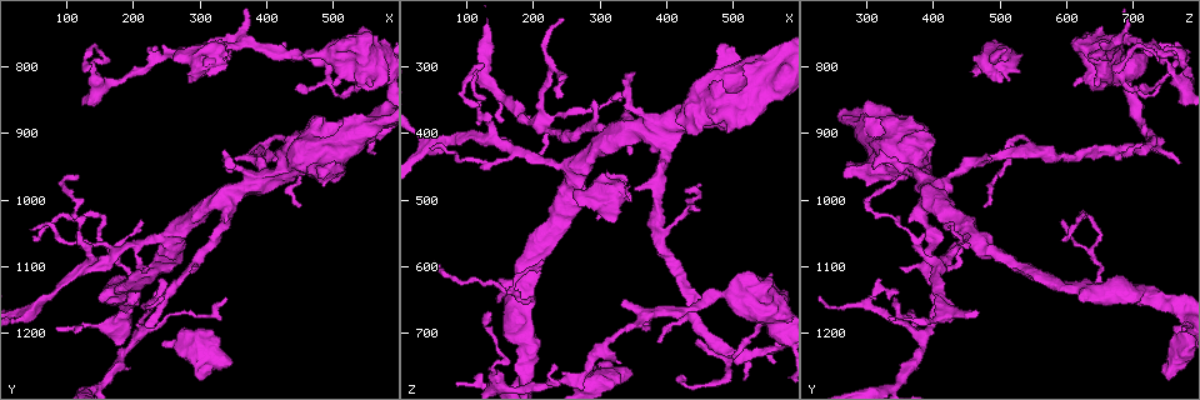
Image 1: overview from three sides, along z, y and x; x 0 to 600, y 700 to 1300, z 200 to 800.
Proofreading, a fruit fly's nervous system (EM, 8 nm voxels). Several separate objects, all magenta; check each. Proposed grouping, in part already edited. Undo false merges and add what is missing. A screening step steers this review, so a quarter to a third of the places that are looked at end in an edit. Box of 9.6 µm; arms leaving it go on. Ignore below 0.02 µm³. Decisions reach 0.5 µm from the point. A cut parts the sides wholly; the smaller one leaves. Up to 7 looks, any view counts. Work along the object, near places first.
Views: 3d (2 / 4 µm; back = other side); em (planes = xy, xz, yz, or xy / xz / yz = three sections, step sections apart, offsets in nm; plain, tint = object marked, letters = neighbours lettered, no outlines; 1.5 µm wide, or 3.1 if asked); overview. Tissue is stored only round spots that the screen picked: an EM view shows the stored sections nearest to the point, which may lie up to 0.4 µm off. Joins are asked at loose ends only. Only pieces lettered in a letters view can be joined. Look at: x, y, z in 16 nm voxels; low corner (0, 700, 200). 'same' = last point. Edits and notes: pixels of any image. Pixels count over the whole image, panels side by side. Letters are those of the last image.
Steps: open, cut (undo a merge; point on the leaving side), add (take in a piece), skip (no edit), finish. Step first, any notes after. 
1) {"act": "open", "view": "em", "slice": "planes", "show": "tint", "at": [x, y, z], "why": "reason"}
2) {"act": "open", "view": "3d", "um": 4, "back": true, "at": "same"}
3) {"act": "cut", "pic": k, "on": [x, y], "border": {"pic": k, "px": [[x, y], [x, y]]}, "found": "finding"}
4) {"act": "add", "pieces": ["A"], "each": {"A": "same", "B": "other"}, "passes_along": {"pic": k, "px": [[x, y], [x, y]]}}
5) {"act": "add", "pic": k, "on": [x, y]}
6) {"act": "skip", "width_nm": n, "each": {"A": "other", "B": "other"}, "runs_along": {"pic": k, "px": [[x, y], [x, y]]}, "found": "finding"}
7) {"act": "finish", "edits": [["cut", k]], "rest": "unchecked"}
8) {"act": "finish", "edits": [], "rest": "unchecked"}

{"act": "open", "view": "em", "slice": "xz", "step": 8, "show": "letters", "at": [355, 950, 310], "why": "tapers out"}

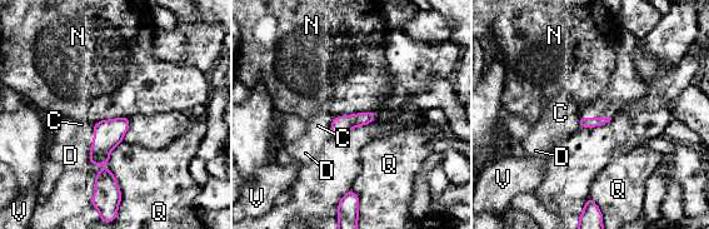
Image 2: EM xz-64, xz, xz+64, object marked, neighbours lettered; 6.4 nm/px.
{"act": "open", "view": "em", "slice": "planes", "show": "letters", "at": "same", "why": "cut it another way"}

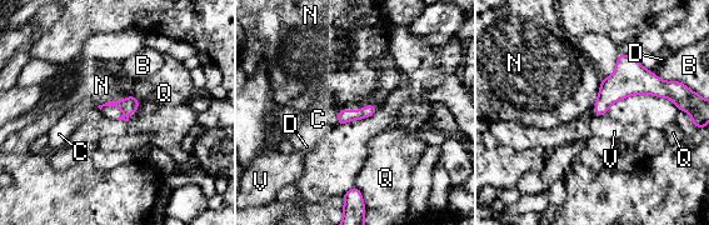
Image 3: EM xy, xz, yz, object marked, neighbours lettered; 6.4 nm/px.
{"act": "skip", "longest_contact_nm": ["N", 260], "each": {"B": "other", "C": "other", "D": "other", "N": "other", "Q": "other", "V": "other"}, "border": {"pic": 3, "px": [[354, 185], [362, 194]]}, "found": "none of them fits"}

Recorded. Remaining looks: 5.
{"act": "open", "view": "3d", "um": 2, "back": true, "at": [240, 770, 750], "why": "free end"}

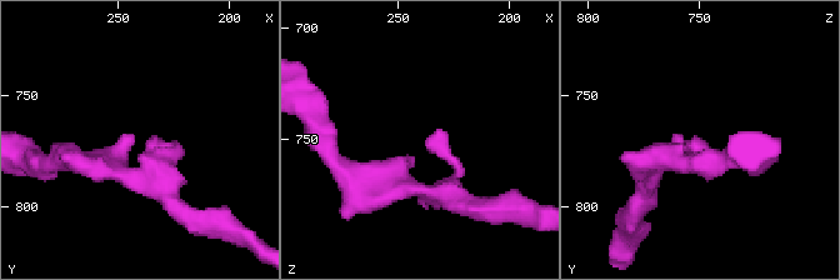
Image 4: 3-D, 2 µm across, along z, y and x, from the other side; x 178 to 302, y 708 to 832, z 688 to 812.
{"act": "open", "view": "em", "slice": "planes", "show": "letters", "at": [236, 774, 747], "arm_widths_nm": [190, 190]}

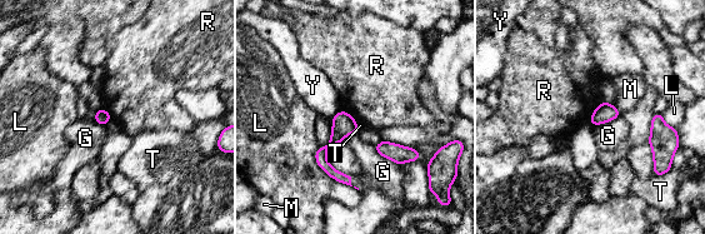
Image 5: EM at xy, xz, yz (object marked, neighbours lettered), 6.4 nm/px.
{"act": "skip", "each": {"G": "other", "L": "other", "M": "other", "R": "other", "T": "other", "Y": "other"}, "runs_along": {"pic": 5, "px": [[343, 114], [323, 163], [345, 180]]}, "found": "none of them fits"}

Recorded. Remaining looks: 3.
{"act": "open", "view": "em", "slice": "yz", "step": 8, "show": "letters", "at": [330, 765, 655], "why": "an open end"}

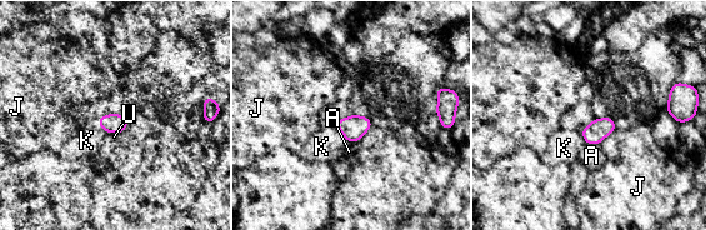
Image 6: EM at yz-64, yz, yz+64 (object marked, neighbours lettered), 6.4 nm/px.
{"act": "skip", "each": {"A": "other", "J": "other", "K": "other", "U": "other"}, "border": {"pic": 6, "px": [[108, 131], [118, 134]]}, "found": "no lettered piece goes on from it"}

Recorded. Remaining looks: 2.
{"act": "finish", "edits": [], "rest": "unchecked"}

